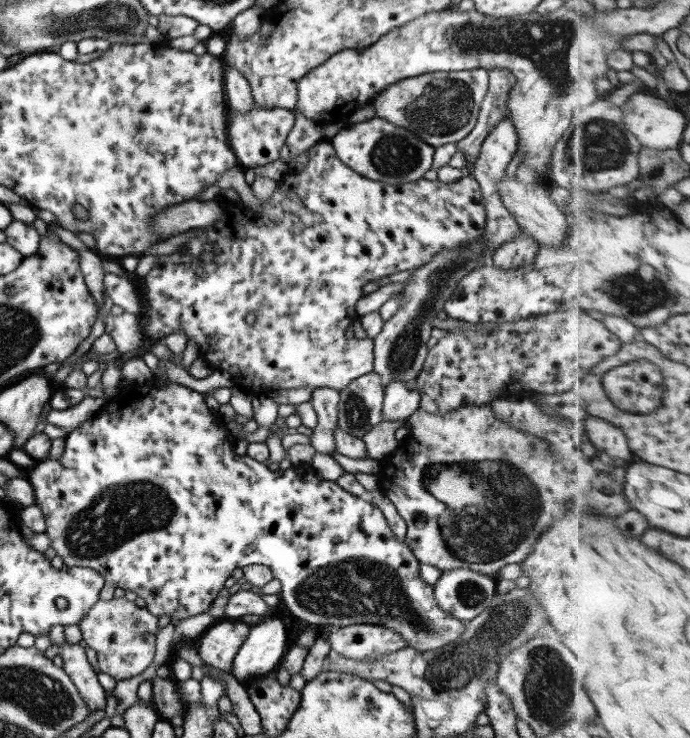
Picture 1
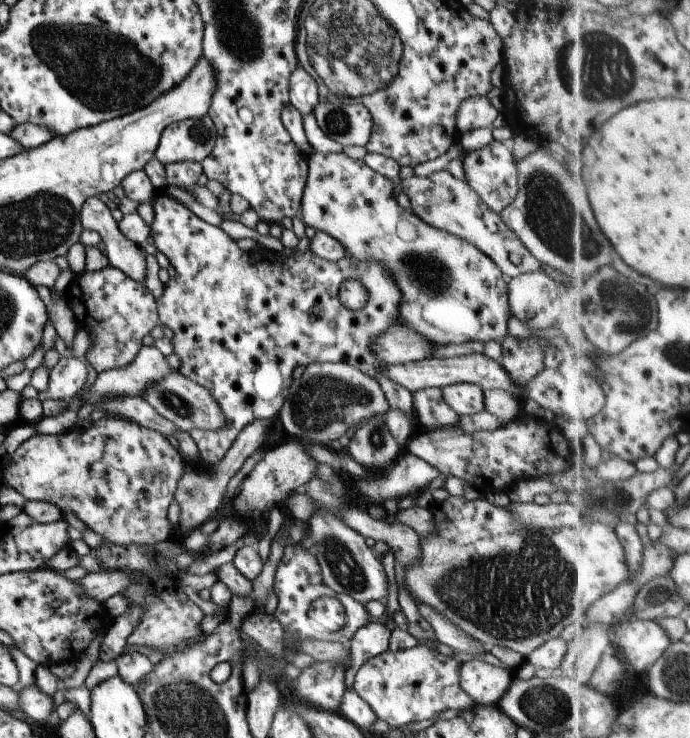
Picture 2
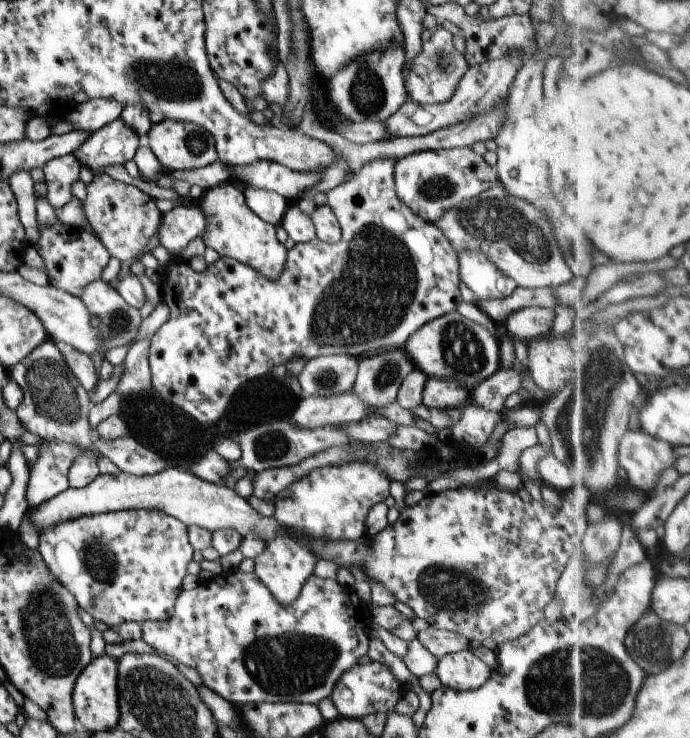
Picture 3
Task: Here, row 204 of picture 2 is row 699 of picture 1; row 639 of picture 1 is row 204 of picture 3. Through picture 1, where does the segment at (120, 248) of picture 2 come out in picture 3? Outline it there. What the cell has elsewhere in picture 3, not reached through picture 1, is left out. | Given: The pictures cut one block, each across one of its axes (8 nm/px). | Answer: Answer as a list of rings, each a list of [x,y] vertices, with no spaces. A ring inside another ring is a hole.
[[[72,153],[58,156],[58,158],[52,158],[52,160],[48,160],[42,167],[45,183],[49,190],[49,194],[46,198],[52,208],[62,208],[62,206],[68,204],[68,202],[74,198],[70,188],[72,188],[72,185],[79,180],[78,175],[80,174],[81,167],[82,165],[78,162],[77,158],[74,158]]]

